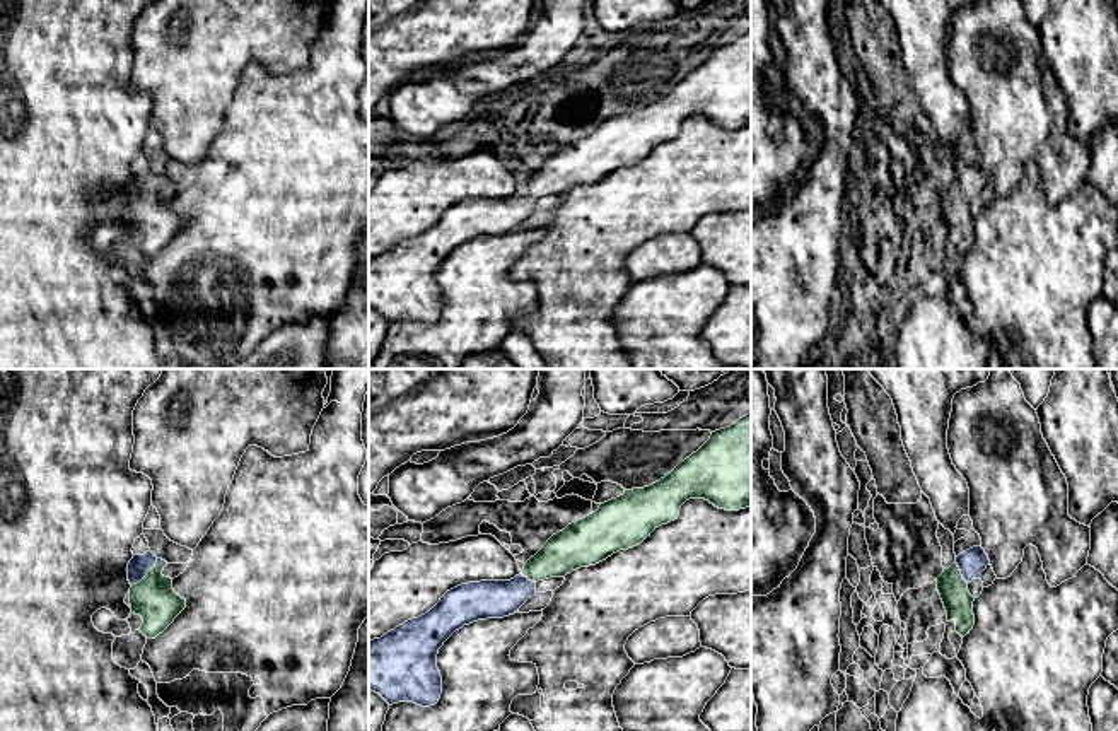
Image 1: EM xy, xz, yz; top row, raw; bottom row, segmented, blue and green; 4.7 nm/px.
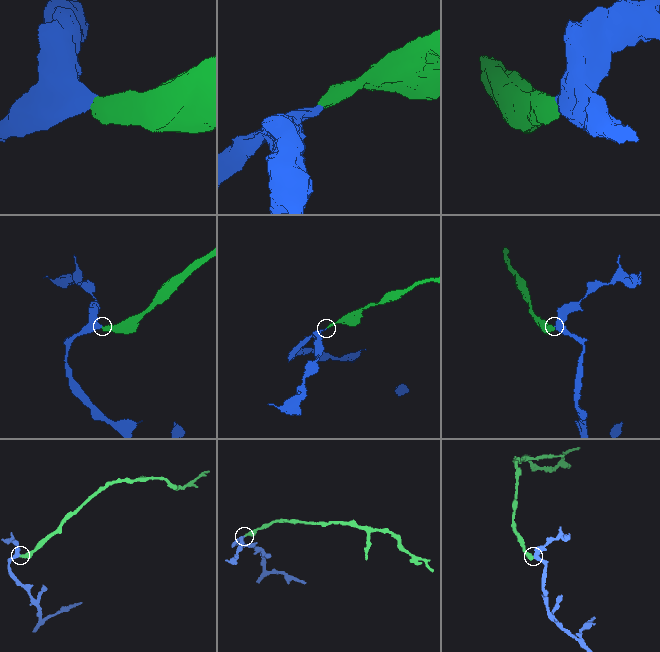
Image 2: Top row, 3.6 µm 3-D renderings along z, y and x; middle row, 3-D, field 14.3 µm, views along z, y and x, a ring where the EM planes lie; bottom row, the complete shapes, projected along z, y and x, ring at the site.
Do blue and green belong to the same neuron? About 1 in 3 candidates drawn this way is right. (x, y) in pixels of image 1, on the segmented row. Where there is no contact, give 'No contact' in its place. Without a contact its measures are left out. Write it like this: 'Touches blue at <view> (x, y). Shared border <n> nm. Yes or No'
Touches blue at xy (145, 574). Shared border 180 nm. Yes

